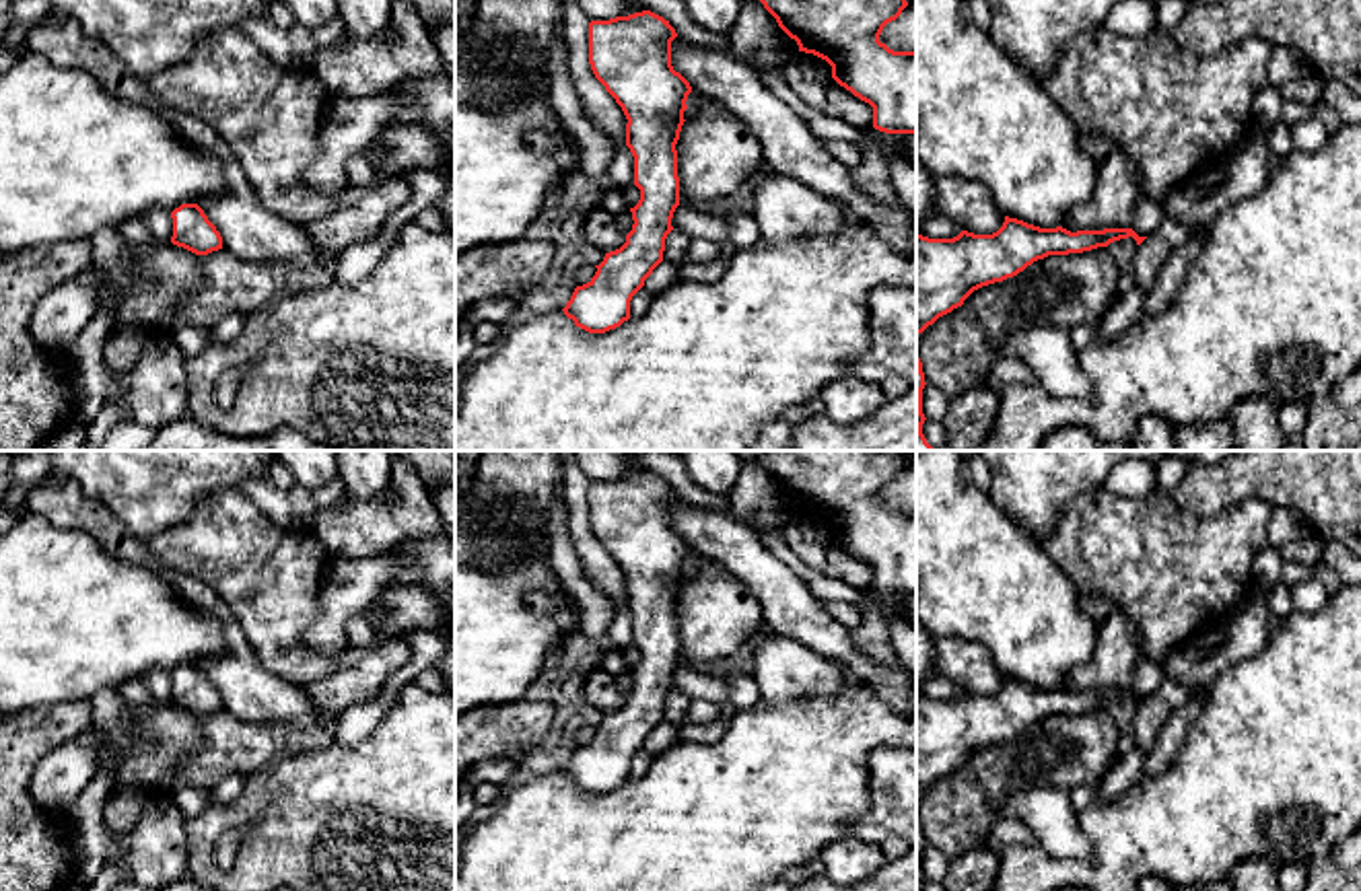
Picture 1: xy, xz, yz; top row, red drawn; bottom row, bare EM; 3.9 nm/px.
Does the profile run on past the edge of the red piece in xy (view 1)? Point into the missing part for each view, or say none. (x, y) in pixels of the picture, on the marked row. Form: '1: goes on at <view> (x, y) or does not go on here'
1: does not go on here

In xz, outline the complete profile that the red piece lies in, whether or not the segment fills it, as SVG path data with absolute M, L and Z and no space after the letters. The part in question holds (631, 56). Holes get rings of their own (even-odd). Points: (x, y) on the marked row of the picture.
M642 10L589 23L589 64L622 107L626 146L634 156L640 200L626 243L605 253L595 276L577 286L562 309L577 327L605 333L630 319L630 300L663 261L665 239L679 206L677 150L690 82L671 66L675 29Z

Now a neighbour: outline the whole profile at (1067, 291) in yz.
M1108 247L1048 255L1003 282L974 290L918 340L924 383L955 397L984 387L997 344L1038 325L1067 331L1102 319L1114 302L1118 265Z

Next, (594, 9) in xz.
M577 0L589 21L609 21L622 14L626 0Z

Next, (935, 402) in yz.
M927 383L922 389L922 414L929 420L943 420L947 414L949 395L943 393L939 387Z

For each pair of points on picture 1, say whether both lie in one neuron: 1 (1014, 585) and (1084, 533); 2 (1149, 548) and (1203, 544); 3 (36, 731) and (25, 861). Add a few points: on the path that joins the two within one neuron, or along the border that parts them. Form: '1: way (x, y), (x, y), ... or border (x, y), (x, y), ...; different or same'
1: border (1038, 544), (1079, 595); different
2: way (1162, 548), (1191, 548); same
3: way (21, 764), (21, 828); same

